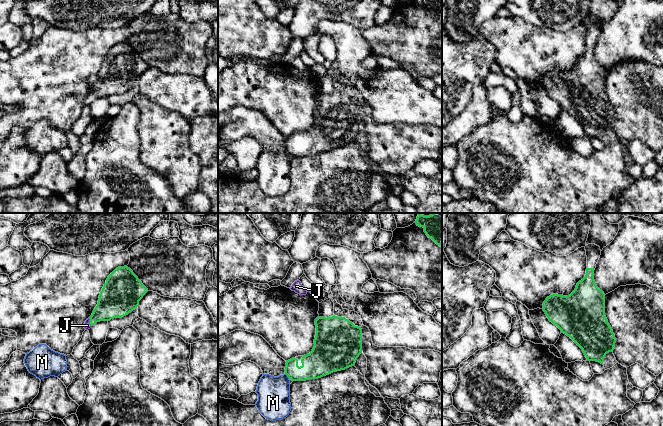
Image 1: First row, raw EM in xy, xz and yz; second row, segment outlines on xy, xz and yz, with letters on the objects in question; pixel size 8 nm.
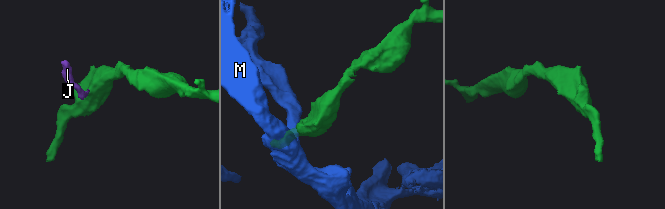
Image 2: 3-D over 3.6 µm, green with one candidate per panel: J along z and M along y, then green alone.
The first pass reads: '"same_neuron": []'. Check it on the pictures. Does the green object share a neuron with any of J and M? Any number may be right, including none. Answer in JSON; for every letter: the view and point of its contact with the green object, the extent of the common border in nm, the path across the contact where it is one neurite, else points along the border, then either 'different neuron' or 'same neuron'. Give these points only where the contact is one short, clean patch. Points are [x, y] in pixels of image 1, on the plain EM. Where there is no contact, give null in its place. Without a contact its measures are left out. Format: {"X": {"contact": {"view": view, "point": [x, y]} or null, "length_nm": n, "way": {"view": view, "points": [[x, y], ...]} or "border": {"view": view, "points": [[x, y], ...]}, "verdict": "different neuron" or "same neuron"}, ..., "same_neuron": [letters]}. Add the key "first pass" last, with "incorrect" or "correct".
{"J": {"contact": {"view": "xy", "point": [90, 98]}, "length_nm": 70, "way": {"view": "xy", "points": [[114, 78], [90, 98], [87, 101]]}, "verdict": "same neuron"}, "M": {"contact": {"view": "xz", "point": [287, 151]}, "length_nm": 60, "border": {"view": "xz", "points": [[285, 149], [289, 154]]}, "verdict": "different neuron"}, "same_neuron": ["J"], "first pass": "incorrect"}

